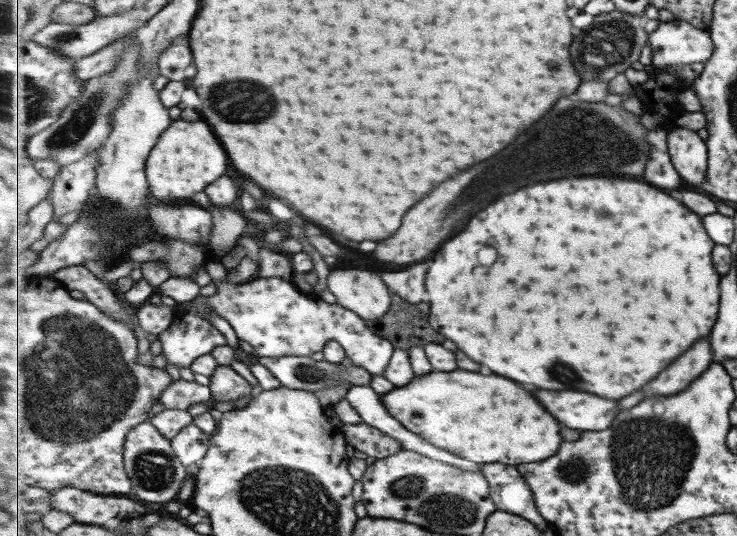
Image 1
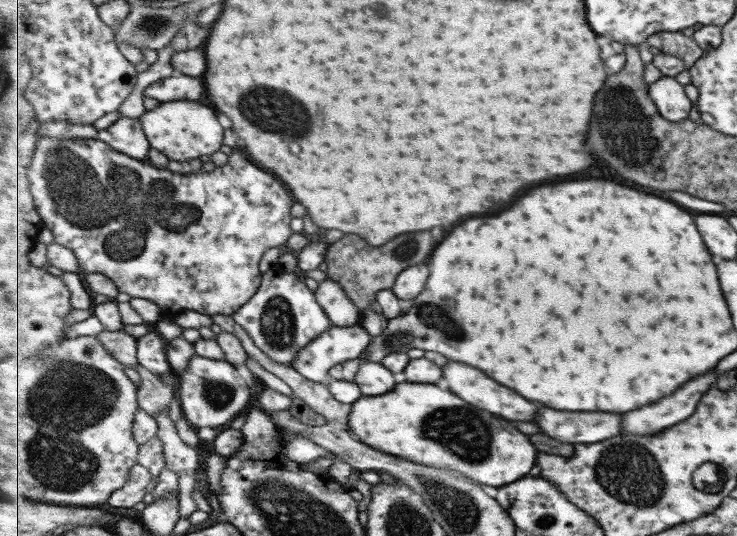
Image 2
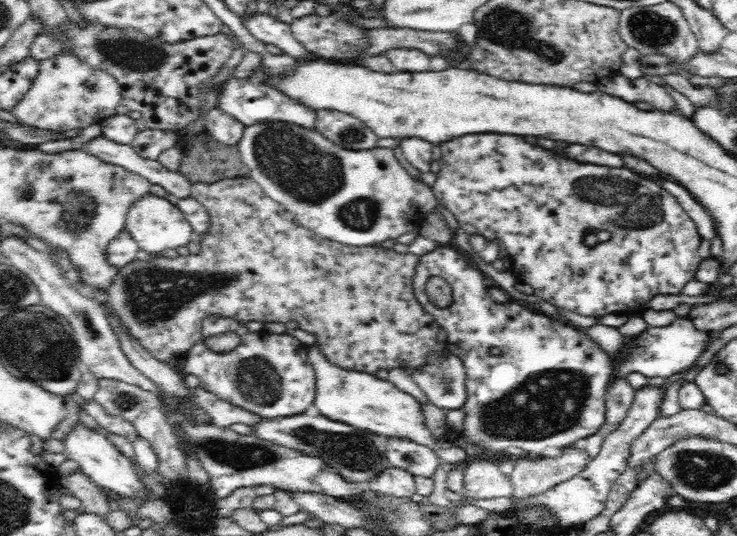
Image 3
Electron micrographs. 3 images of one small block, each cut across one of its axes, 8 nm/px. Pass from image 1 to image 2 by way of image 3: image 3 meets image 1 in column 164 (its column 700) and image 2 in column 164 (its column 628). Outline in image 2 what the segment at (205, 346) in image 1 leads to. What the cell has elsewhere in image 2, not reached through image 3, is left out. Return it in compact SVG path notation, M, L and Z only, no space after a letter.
M157 332L138 338L138 362L153 374L174 374L167 354L168 339Z

